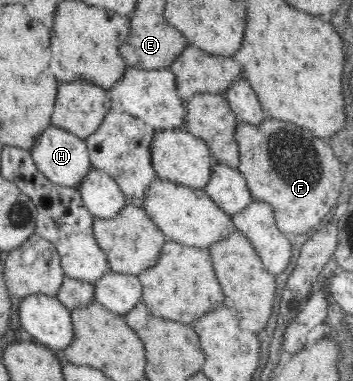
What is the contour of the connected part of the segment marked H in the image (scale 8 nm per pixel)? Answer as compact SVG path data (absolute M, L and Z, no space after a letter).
M53 124L34 138L30 148L30 158L33 159L37 170L41 171L49 181L75 189L78 189L78 184L93 167L89 160L89 151L86 150L85 139Z

